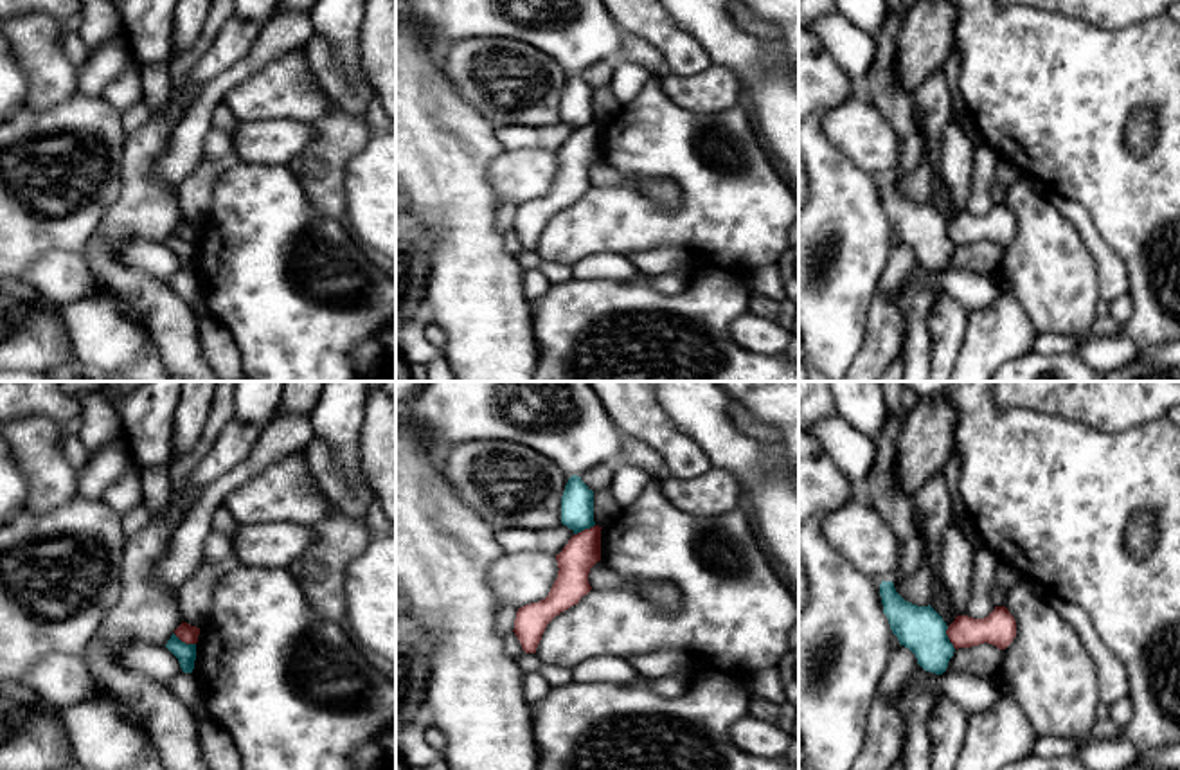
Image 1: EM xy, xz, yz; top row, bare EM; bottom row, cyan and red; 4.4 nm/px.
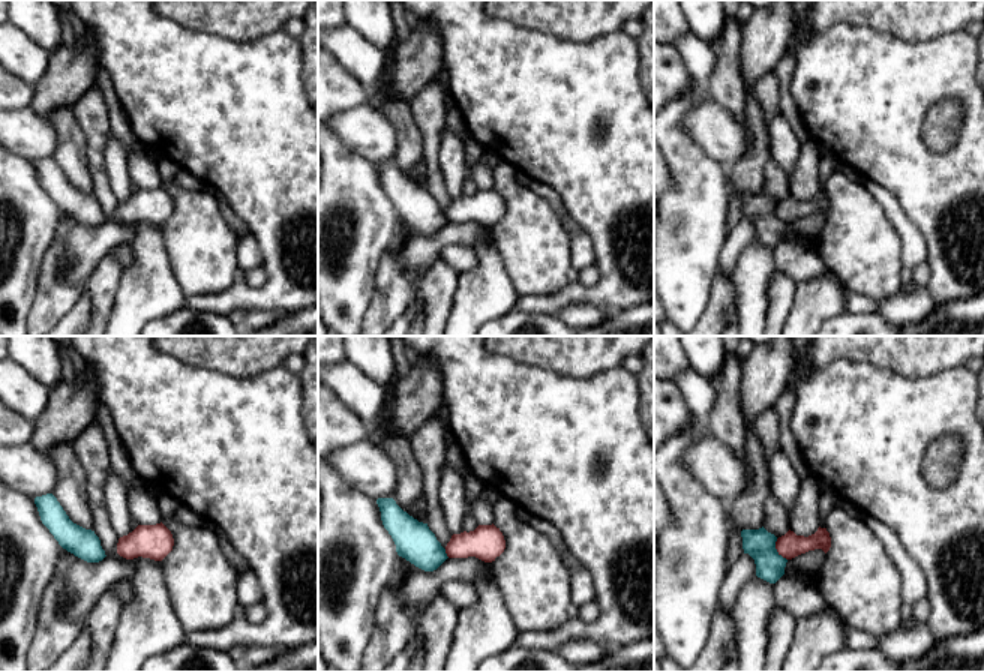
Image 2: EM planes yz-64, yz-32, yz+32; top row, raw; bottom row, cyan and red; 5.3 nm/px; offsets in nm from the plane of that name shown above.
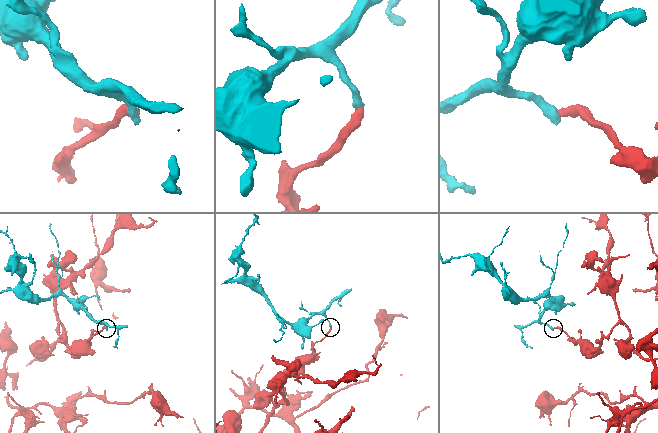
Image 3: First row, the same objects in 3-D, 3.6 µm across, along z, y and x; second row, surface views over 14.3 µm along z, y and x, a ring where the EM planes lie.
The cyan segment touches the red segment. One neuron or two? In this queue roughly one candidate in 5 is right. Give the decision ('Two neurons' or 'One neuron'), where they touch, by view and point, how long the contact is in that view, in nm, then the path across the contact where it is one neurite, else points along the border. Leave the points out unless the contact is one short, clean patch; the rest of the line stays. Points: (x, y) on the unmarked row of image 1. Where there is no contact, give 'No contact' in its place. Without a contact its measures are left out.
Two neurons. Touches cyan at yz (947, 234). Shared border 110 nm. Boundary: yz (947, 223), (947, 234), (956, 245)

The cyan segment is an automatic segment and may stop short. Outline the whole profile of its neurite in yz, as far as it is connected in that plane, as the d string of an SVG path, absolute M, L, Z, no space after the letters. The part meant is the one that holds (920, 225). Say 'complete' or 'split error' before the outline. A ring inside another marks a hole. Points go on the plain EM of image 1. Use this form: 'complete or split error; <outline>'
complete; M881 178L880 192L883 210L899 241L916 252L925 268L943 272L955 248L943 214L930 201L917 203L905 198L892 178Z

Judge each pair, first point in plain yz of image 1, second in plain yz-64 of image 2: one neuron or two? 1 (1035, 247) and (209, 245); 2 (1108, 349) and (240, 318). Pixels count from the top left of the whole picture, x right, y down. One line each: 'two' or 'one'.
1: one
2: one

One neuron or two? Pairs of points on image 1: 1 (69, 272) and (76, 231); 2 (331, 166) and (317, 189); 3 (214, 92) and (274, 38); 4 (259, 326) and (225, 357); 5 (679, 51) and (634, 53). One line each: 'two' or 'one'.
1: two
2: one
3: one
4: two
5: two

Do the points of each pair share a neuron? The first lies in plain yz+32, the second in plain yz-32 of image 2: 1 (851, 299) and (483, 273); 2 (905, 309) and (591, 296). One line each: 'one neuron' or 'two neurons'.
1: two neurons
2: two neurons

